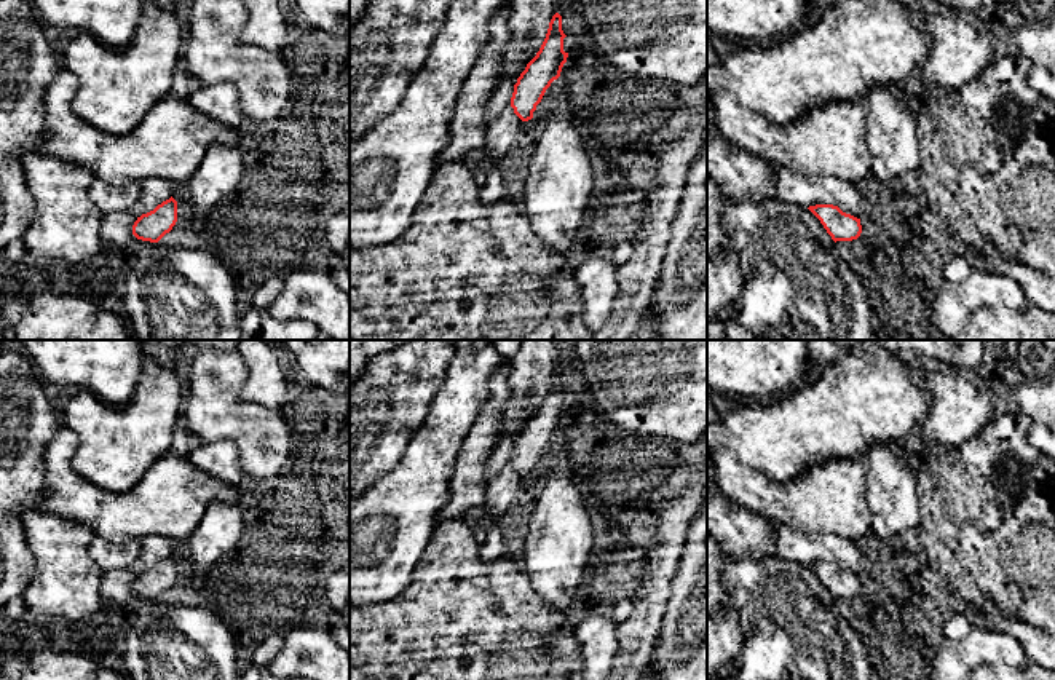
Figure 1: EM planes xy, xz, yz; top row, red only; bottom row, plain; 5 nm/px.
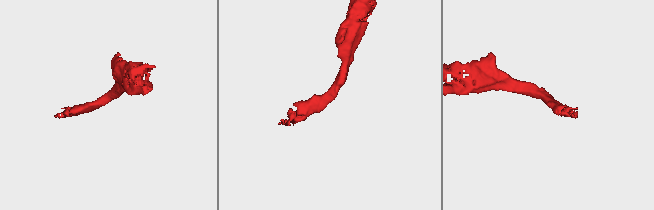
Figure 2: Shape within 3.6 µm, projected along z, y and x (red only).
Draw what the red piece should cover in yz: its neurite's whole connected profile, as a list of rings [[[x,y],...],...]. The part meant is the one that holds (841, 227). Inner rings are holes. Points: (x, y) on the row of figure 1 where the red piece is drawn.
[[[816,204],[808,208],[824,225],[832,239],[852,241],[862,233],[860,219],[843,212],[833,204]]]

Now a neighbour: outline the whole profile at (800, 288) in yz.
[[[723,200],[720,223],[750,273],[736,321],[761,340],[871,340],[871,300],[820,220],[798,204]]]

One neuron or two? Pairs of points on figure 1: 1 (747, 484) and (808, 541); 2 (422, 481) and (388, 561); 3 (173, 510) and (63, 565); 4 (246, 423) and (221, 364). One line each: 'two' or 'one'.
1: two
2: one
3: two
4: one

